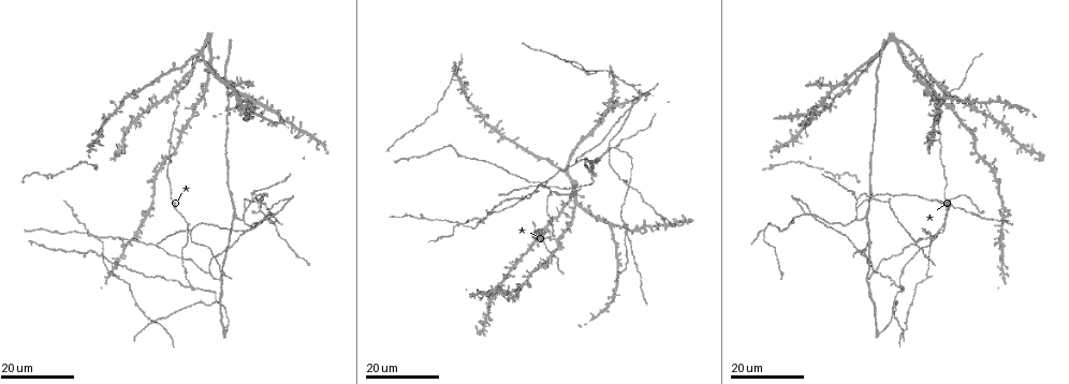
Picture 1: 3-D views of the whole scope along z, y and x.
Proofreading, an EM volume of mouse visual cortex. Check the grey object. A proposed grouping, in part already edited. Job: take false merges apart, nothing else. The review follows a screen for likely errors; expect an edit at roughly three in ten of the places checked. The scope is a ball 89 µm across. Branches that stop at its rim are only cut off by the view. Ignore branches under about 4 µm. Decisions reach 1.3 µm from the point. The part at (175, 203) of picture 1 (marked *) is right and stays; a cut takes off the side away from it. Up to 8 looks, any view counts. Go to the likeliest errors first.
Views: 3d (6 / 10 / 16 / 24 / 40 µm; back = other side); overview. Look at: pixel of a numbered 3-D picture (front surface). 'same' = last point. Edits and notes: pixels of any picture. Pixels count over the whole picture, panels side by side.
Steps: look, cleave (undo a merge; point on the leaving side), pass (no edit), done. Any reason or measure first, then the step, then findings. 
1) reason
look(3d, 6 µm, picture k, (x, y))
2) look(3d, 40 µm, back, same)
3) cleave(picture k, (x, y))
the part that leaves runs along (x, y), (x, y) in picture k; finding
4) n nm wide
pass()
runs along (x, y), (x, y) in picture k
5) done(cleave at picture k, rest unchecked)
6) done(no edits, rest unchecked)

arms part here
look(3d, 24 µm, picture 1, (268, 213))

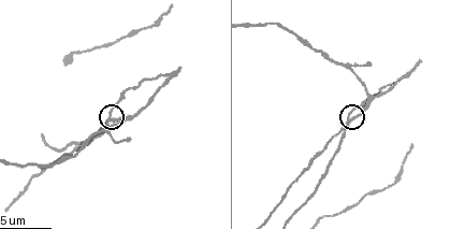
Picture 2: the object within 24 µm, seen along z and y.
look(3d, 10 µm, picture 2, (110, 120))

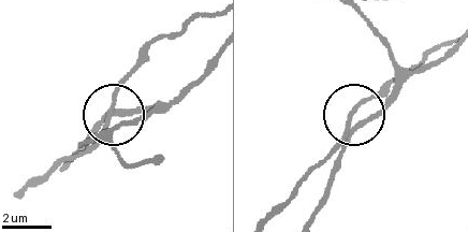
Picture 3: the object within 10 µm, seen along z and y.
3 arms
pass()
runs along (25, 188), (104, 126), (115, 96), (140, 67) in picture 3; continuous, no second cell

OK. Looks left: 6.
look(3d, 24 µm, picture 1, (96, 236))

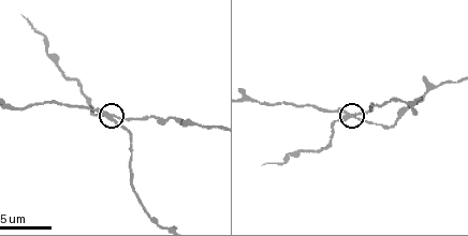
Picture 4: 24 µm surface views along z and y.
look(3d, 10 µm, picture 4, (353, 113))

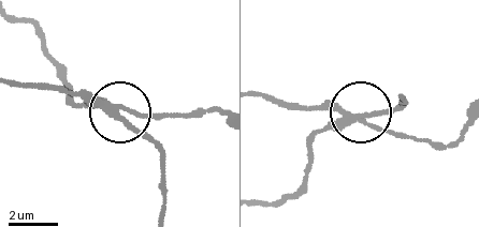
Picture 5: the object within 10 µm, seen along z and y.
look(3d, 10 µm, back, picture 5, (359, 117))

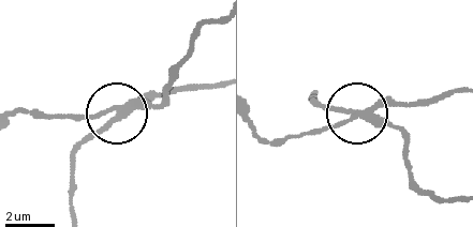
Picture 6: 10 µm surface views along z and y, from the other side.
pass()
runs along (256, 135), (269, 140), (312, 135), (380, 104), (409, 104) in picture 6; one cell here

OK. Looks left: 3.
arms part here
look(3d, 16 µm, picture 1, (247, 208))

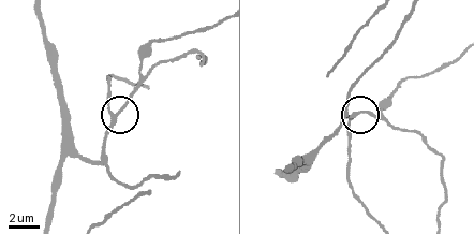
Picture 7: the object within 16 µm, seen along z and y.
look(3d, 10 µm, picture 7, (115, 115))

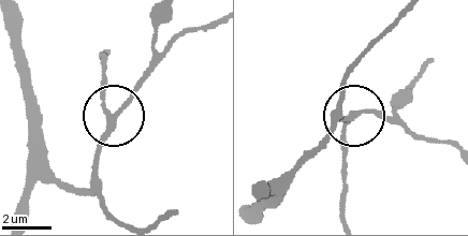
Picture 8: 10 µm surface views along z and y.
look(3d, 6 µm, picture 8, (110, 114))

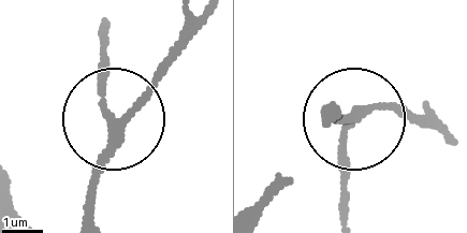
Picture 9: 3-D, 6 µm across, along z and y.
side arm 40 µm
pass()
runs along (96, 215), (96, 163), (113, 122), (105, 23) in picture 9; one cell here

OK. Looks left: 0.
done(no edits, rest unchecked)

